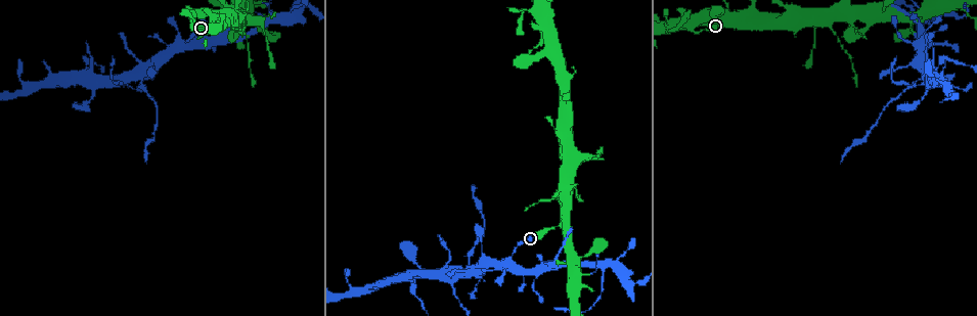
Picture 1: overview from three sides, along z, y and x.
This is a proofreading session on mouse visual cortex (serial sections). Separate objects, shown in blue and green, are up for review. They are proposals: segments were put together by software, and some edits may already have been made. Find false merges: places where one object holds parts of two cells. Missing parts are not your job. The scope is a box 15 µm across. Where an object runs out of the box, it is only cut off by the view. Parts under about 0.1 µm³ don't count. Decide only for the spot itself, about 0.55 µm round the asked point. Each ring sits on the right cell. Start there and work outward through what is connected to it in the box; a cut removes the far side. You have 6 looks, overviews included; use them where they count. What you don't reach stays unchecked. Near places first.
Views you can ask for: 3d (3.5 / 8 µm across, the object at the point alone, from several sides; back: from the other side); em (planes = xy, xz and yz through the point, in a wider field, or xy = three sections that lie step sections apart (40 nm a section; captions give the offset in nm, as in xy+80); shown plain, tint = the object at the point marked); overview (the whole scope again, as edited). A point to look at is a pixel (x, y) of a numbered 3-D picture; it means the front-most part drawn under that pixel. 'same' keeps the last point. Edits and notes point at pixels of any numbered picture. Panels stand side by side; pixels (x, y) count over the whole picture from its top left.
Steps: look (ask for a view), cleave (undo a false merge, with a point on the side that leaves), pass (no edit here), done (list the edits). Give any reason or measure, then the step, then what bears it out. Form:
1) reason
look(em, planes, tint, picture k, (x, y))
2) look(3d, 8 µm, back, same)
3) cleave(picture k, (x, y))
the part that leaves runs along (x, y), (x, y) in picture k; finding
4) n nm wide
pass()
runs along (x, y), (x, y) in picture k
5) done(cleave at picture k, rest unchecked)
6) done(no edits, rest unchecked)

three-way junction
look(3d, 3.5 µm, back, picture 1, (616, 258))

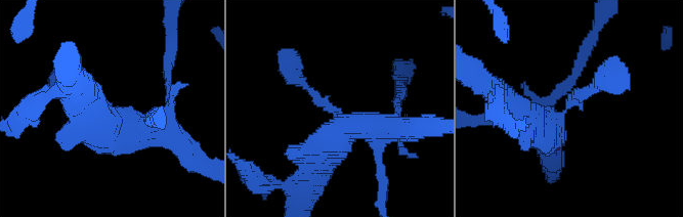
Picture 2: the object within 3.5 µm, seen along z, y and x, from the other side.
3 arms; arms of 150, 400, 500 nm
look(em, xy, step 5, tint, picture 2, (570, 107))

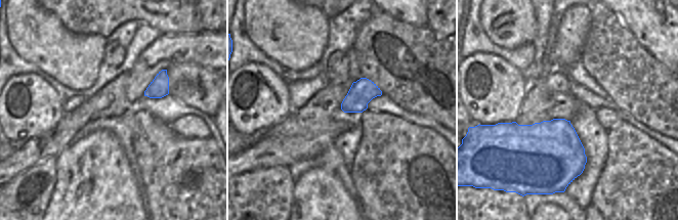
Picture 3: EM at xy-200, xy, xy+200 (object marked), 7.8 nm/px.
look(em, xy, step 2, tint, same)

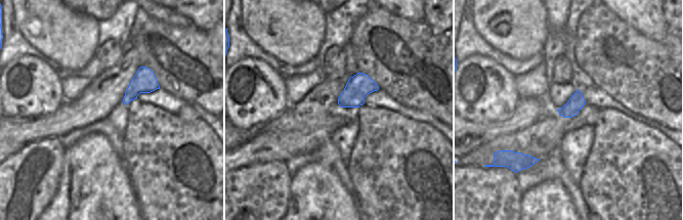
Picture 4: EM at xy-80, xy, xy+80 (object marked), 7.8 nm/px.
pass()
all the same cell

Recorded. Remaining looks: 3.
thick turns thin
look(3d, 8 µm, picture 1, (867, 18))

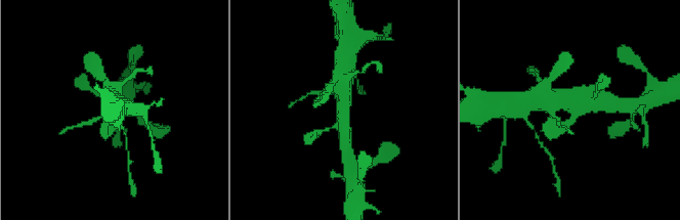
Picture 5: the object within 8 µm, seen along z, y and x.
look(3d, 3.5 µm, picture 5, (572, 105))

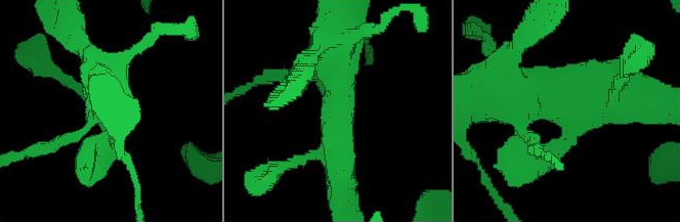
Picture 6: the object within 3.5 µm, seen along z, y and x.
pass()
runs along (495, 97), (584, 91), (629, 100) in picture 6; one cell here

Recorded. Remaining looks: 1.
three-way junction
look(3d, 3.5 µm, picture 1, (140, 72))

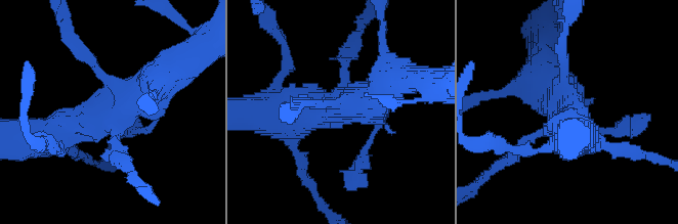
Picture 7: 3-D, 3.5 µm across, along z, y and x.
pass()
runs along (162, 78), (99, 119), (46, 134) in picture 7; all the same cell

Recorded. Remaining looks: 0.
done(no edits, rest unchecked)

